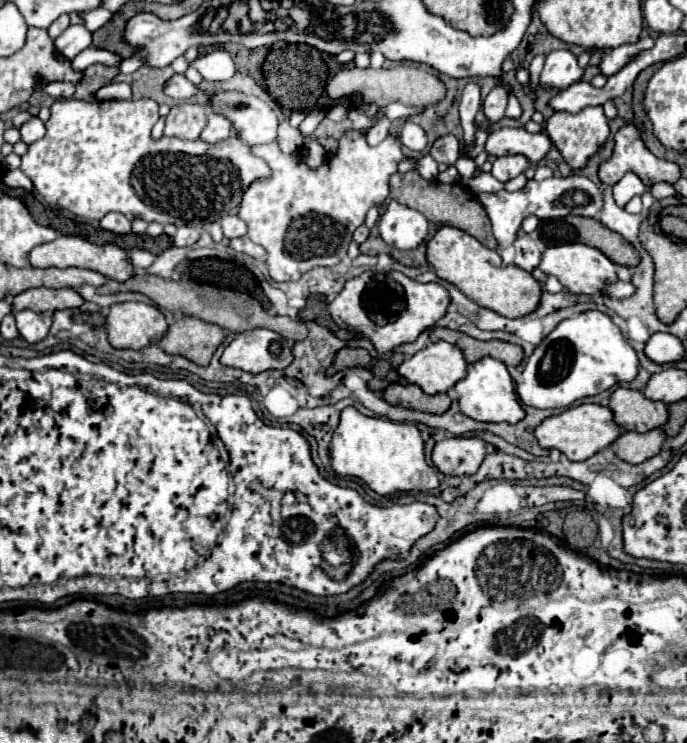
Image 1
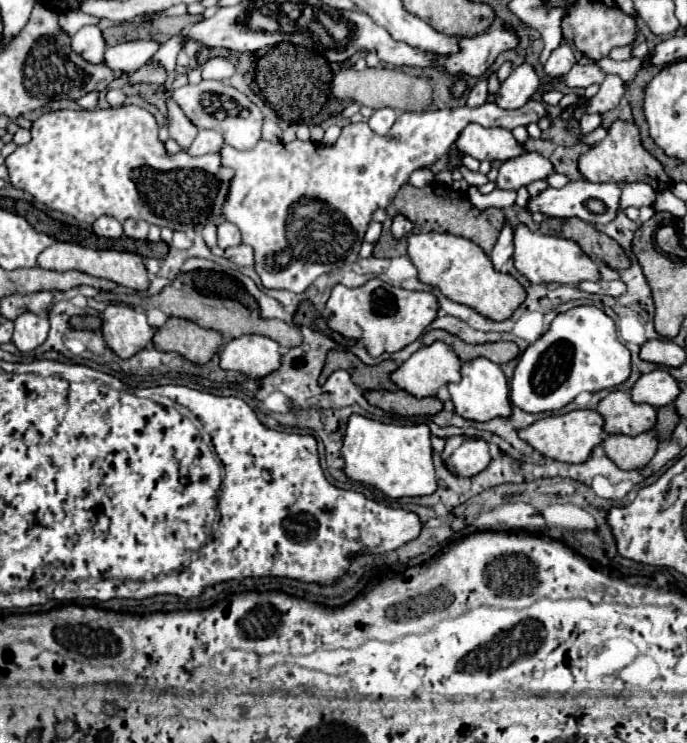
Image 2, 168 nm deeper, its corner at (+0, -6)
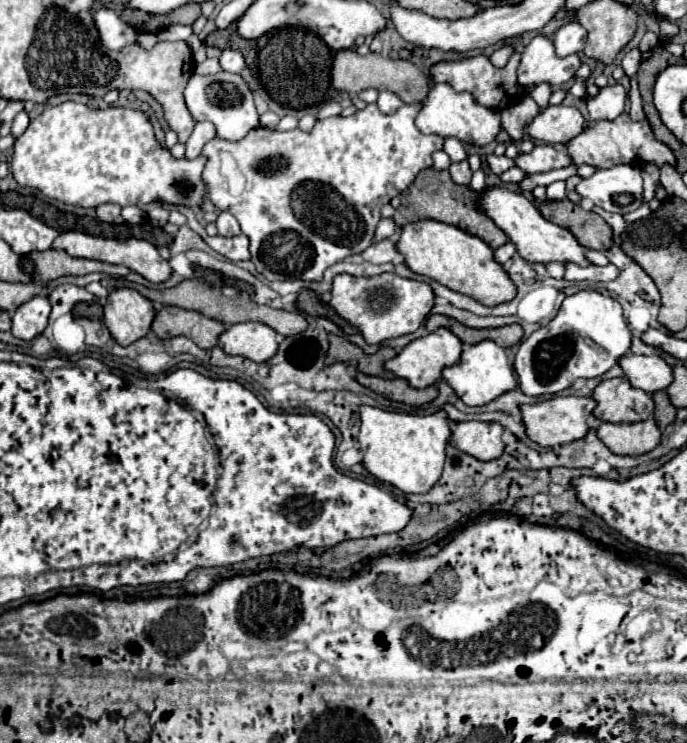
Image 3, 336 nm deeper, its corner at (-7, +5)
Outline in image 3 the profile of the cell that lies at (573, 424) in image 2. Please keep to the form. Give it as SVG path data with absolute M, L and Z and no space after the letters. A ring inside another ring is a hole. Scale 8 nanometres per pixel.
M558 396L544 402L538 402L534 406L522 406L522 420L526 426L526 434L540 446L558 446L558 444L570 444L576 440L582 440L590 426L588 418L592 418L592 410L596 408L594 398L580 398L580 396Z

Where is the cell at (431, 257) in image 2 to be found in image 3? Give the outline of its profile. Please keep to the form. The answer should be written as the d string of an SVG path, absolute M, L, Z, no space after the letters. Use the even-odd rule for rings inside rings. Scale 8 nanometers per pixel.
M420 220L406 224L400 232L396 248L404 254L406 266L412 272L446 284L450 290L472 296L486 306L498 306L510 302L516 296L516 284L510 280L508 272L492 258L492 248L478 236L468 234L458 226L438 220Z

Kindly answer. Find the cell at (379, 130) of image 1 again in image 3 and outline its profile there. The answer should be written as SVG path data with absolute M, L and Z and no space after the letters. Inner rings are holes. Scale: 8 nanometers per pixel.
M380 92L376 104L378 104L380 112L384 112L384 114L392 114L392 112L396 112L404 102L402 102L398 96L394 96L394 92Z

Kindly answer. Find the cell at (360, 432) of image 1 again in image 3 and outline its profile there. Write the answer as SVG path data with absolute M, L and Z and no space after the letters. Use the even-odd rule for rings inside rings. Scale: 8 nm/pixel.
M374 406L360 408L360 434L358 444L364 454L364 468L382 482L396 486L408 494L428 492L440 478L444 466L444 448L448 444L450 428L444 410L428 416L386 412Z

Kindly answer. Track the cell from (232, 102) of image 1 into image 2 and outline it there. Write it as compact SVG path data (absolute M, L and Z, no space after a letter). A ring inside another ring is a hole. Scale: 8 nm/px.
M201 81L197 85L185 85L173 91L173 99L183 109L183 113L189 117L189 121L197 129L215 129L223 135L225 145L231 145L239 151L255 147L255 143L261 139L261 125L263 125L263 113L257 109L255 103L247 99L241 91L235 87L223 85L221 81Z

